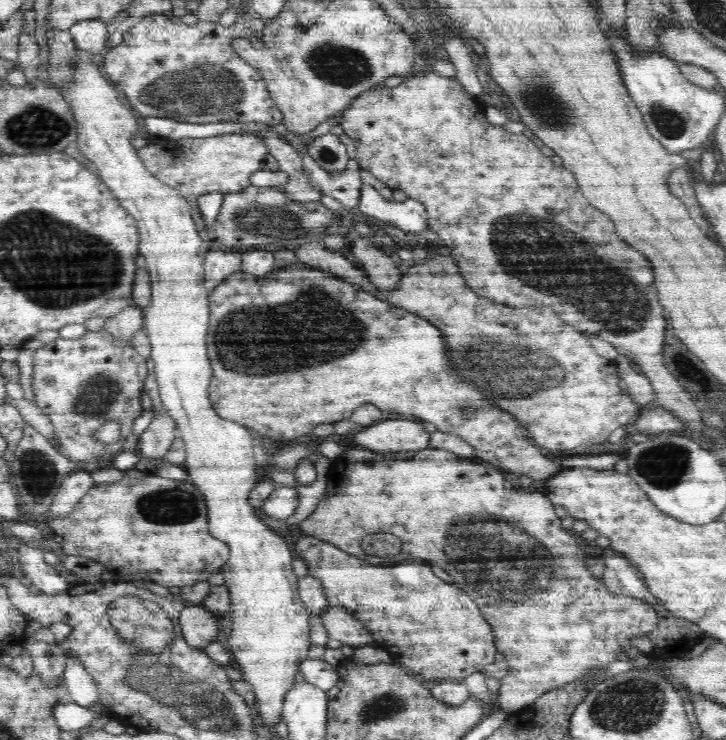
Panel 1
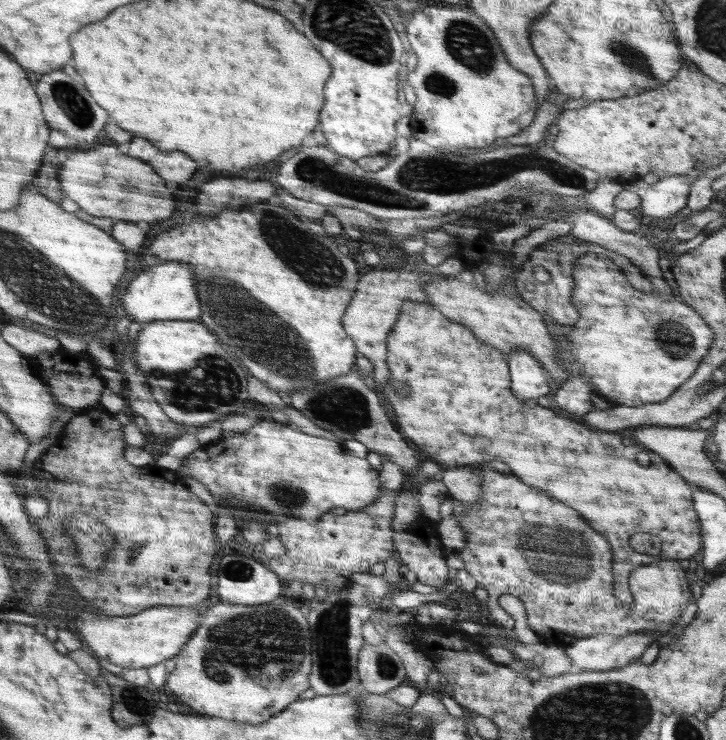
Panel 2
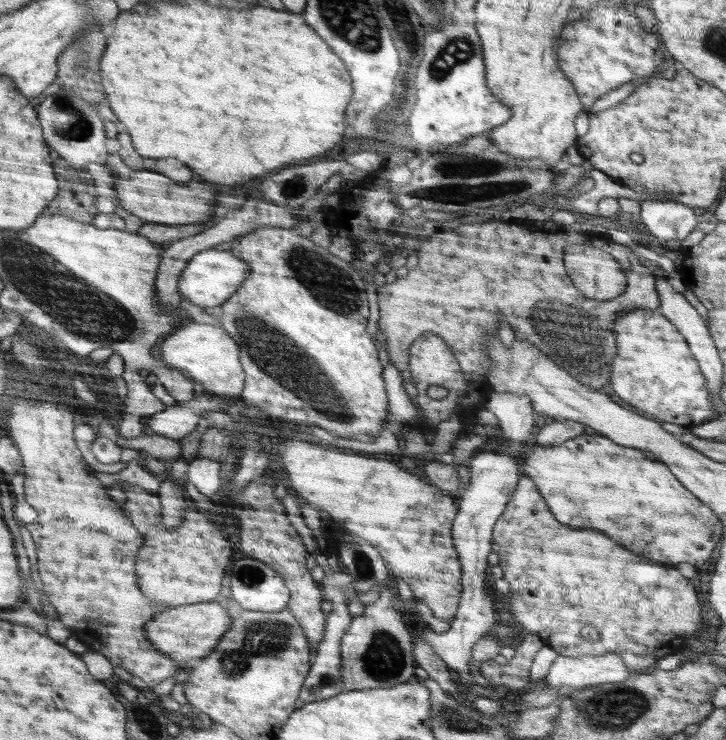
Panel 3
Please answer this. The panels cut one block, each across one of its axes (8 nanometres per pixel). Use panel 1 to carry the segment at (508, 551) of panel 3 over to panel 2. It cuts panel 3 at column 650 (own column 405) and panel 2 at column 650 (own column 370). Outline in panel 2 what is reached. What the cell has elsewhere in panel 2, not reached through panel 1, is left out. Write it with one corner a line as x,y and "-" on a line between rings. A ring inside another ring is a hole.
470,465
483,478
481,495
476,506
463,508
461,502
450,496
453,504
452,517
456,517
465,532
467,547
461,552
465,569
480,587
488,591
487,605
489,614
495,624
512,630
514,619
498,604
502,594
517,596
525,606
529,627
542,641
562,642
562,639
577,640
598,634
611,634
623,637
627,634
641,632
667,632
680,620
684,608
690,602
688,580
684,570
680,568
680,560
658,560
654,564
635,569
630,577
633,601
631,605
622,604
616,598
616,578
614,552
610,542
604,536
594,532
582,516
548,498
544,492
526,486
516,475
500,473
488,465
-
576,542
580,542
580,558
576,558

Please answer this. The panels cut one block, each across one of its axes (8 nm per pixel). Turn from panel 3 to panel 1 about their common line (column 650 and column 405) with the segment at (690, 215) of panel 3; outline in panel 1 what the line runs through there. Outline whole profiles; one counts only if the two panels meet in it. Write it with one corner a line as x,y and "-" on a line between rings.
364,183
357,208
371,220
381,224
391,224
403,230
409,238
415,238
428,230
428,214
422,202
407,198
396,202
385,200
371,184

